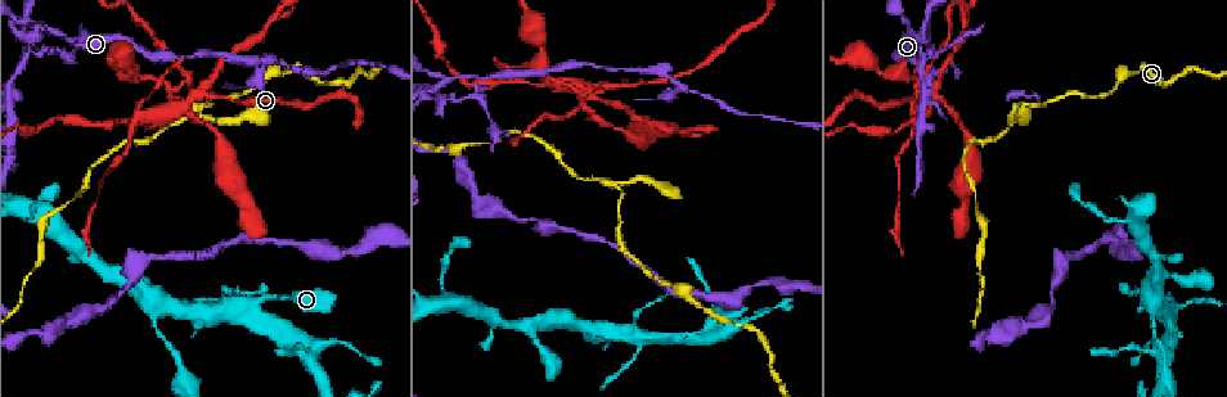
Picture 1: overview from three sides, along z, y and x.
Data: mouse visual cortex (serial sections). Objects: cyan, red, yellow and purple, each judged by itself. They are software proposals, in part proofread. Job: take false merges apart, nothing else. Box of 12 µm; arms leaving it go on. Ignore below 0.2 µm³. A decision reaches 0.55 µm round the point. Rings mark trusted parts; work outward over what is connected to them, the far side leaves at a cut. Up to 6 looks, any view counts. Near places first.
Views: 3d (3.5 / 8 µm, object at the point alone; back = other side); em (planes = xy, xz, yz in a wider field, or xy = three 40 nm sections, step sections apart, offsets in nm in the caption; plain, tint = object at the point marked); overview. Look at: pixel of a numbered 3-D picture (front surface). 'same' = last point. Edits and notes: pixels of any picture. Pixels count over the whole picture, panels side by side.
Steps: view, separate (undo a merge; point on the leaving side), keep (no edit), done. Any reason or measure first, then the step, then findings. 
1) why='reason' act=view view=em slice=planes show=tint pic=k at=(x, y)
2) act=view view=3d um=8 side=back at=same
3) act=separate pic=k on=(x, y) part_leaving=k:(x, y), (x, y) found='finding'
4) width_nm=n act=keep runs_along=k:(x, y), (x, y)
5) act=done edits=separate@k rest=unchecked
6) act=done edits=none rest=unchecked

act=view view=3d um=8 side=back pic=1 at=(612, 87)

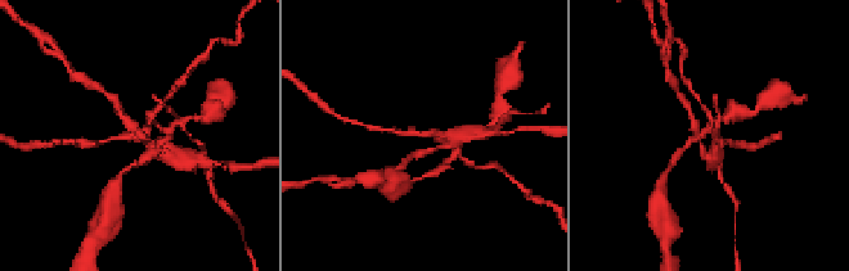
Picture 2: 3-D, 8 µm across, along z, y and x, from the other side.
why='now the EM' act=view view=em slice=xy step=3 show=tint pic=2 at=(134, 136)

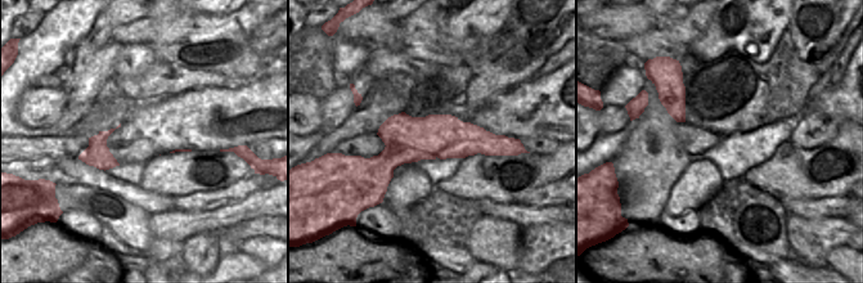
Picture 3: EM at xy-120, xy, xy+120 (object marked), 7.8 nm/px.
width_nm=360 act=separate pic=2 on=(164, 145) part_leaving=2:(153, 121), (169, 136), (153, 152) found='a second cell is stuck on'

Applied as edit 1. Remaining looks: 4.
act=view view=overview

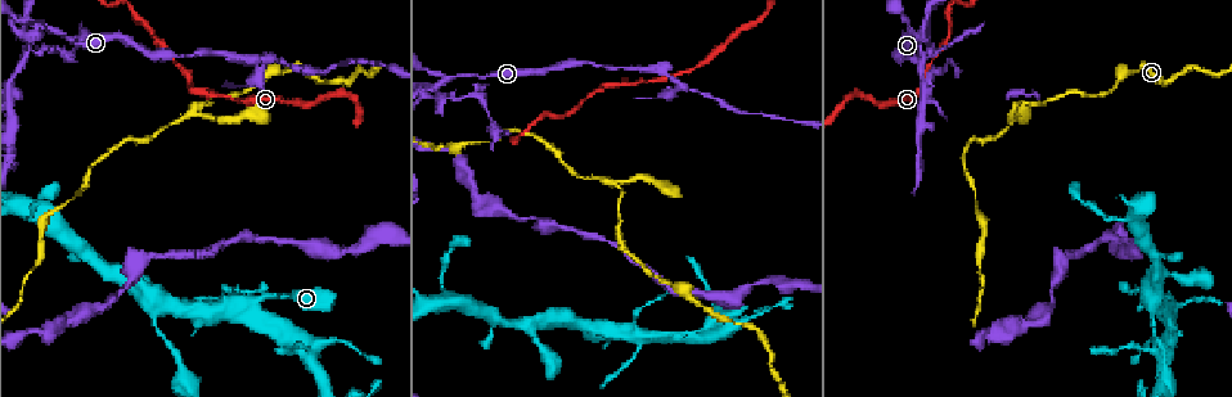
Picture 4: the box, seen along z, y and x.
why='sudden change in width' act=view view=3d um=3.5 pic=4 at=(1115, 81)

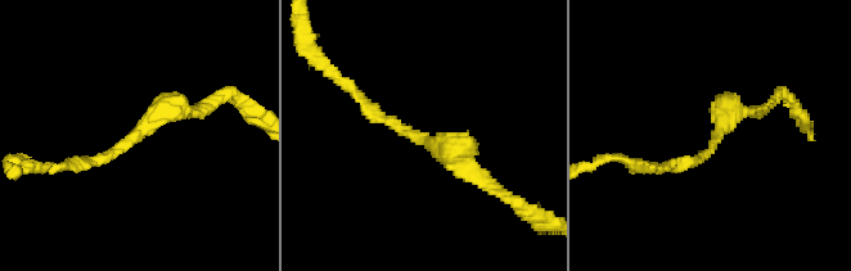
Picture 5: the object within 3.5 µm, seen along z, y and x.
act=view view=em slice=xy step=2 show=tint pic=5 at=(421, 140)

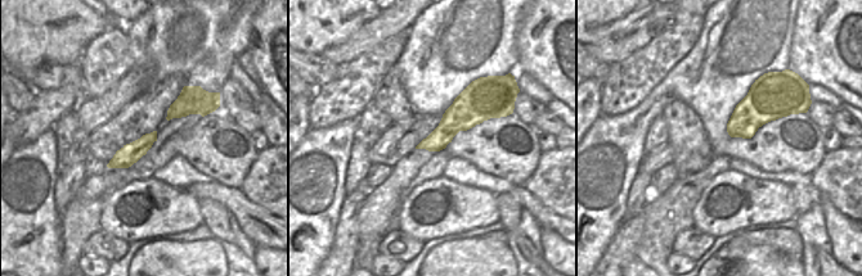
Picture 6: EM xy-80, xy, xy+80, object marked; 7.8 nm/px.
width_nm=200 act=keep runs_along=5:(483, 176), (352, 91) found='all the same cell'

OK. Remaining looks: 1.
act=done edits=separate@2 rest=unchecked

